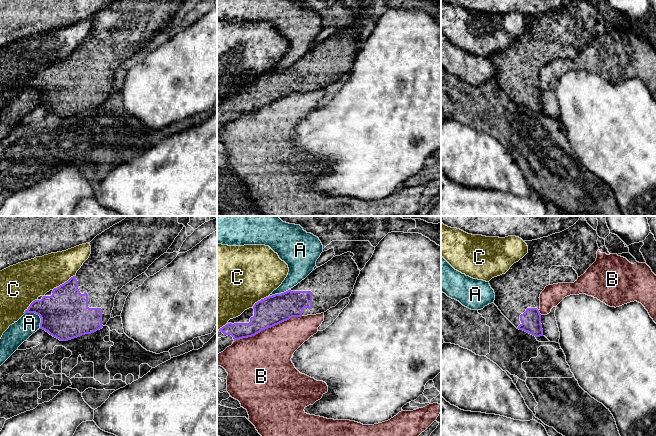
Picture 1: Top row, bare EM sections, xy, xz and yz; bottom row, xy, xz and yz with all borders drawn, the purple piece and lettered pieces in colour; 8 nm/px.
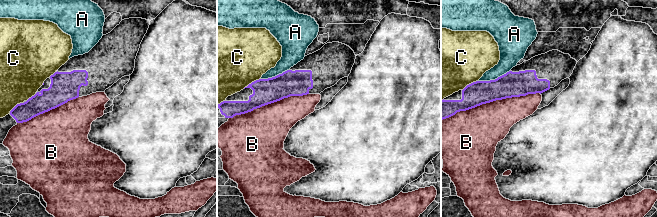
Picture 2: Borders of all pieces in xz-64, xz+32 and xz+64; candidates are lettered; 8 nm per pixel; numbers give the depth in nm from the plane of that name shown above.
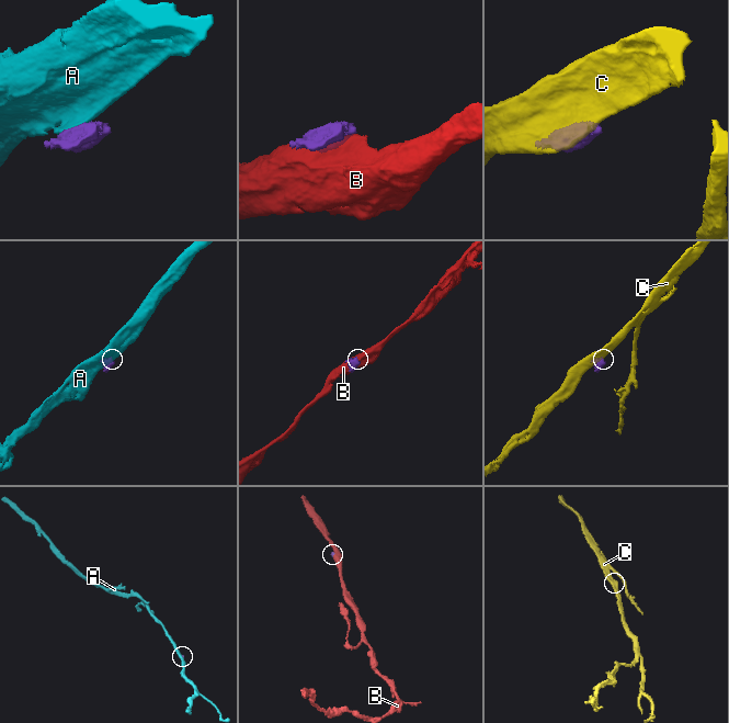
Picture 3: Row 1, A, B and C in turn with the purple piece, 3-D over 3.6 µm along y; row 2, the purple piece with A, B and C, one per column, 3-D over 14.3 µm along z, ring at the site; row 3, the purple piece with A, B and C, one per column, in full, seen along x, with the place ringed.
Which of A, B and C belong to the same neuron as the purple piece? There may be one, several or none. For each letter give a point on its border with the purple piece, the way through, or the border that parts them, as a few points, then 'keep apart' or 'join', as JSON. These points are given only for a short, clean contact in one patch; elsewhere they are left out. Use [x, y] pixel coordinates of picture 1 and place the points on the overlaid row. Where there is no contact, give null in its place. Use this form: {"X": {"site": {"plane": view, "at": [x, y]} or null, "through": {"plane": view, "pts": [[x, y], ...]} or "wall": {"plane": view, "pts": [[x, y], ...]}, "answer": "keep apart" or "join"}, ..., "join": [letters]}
{"A": {"site": {"plane": "xy", "at": [38, 314]}, "answer": "keep apart"}, "B": {"site": {"plane": "xz", "at": [267, 328]}, "answer": "keep apart"}, "C": {"site": {"plane": "xy", "at": [64, 283]}, "answer": "keep apart"}, "join": []}

